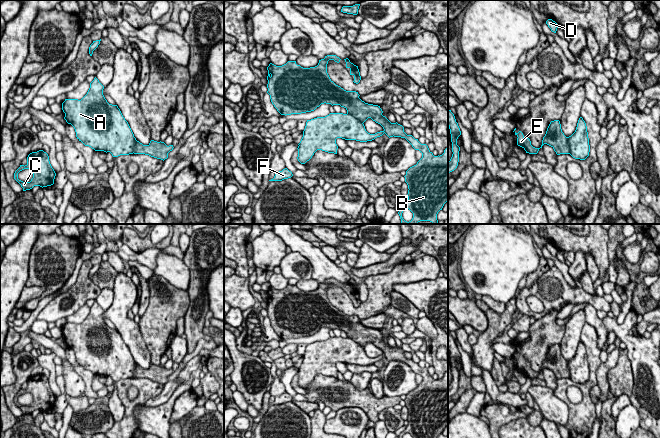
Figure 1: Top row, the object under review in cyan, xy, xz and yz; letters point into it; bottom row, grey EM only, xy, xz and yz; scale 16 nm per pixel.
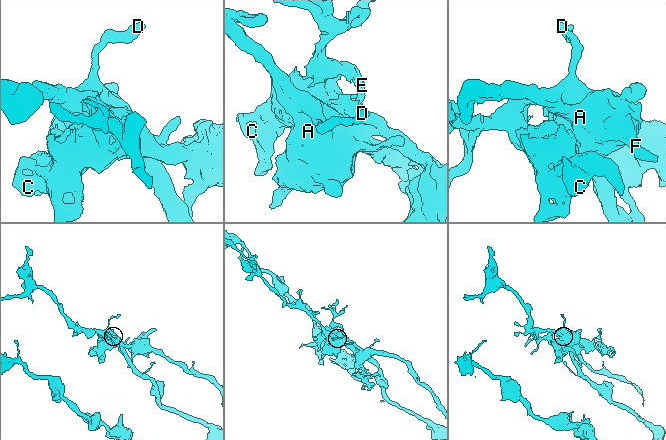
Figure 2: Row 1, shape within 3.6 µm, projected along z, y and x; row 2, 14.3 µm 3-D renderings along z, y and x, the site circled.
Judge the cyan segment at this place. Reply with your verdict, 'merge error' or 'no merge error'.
merge error

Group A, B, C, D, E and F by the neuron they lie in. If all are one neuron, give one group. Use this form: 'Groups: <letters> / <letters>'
Groups: A D F / B C E

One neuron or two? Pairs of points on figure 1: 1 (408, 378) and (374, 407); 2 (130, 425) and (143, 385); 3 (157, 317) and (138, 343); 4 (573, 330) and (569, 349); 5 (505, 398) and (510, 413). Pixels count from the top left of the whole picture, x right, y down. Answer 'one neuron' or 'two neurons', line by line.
1: two neurons
2: one neuron
3: two neurons
4: one neuron
5: two neurons

